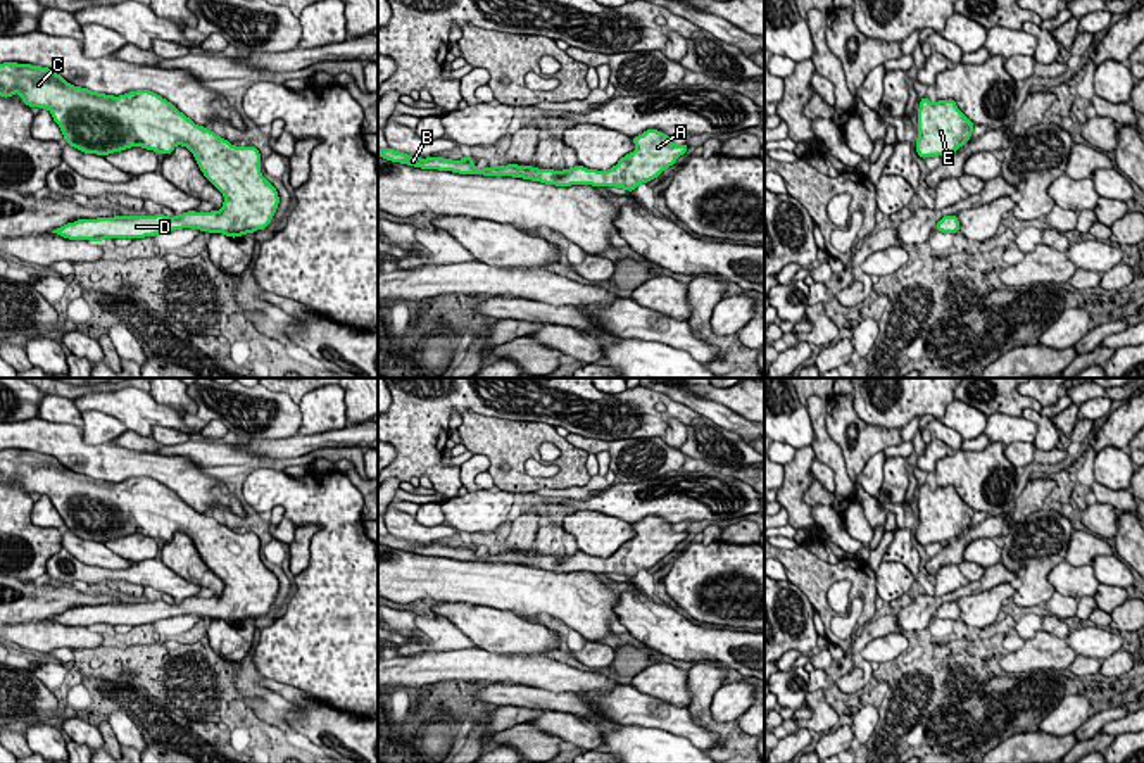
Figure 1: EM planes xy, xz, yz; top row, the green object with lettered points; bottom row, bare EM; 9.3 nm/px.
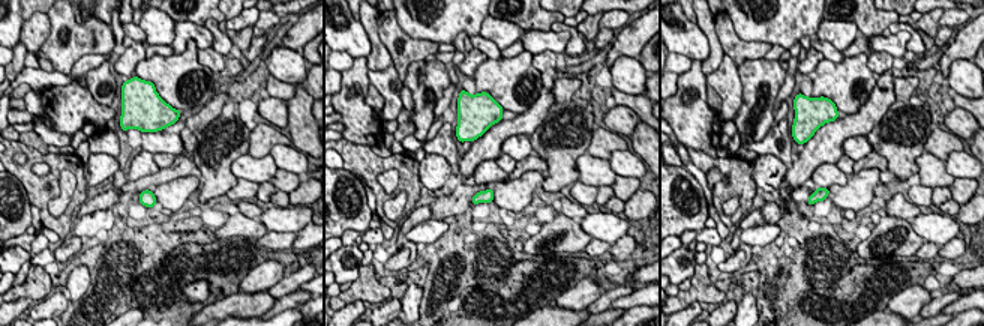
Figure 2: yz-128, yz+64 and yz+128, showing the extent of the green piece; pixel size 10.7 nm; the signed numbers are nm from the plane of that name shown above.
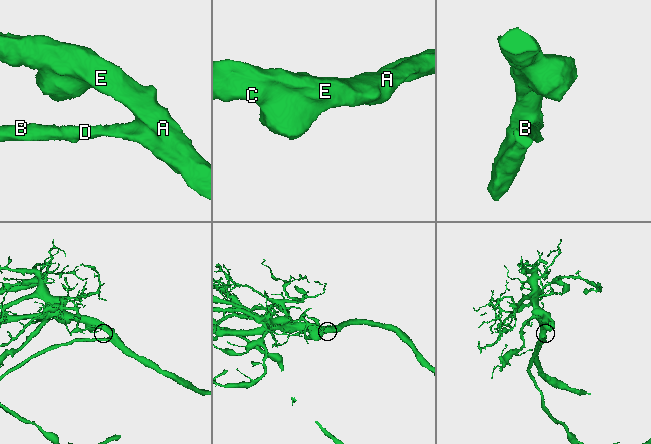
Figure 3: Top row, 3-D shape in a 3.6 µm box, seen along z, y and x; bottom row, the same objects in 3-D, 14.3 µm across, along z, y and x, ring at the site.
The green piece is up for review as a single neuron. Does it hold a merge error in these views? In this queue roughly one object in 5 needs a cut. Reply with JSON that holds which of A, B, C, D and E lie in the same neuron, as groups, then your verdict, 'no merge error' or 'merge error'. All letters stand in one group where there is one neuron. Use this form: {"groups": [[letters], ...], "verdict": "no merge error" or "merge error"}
{"groups": [["A", "B", "C", "D", "E"]], "verdict": "no merge error"}

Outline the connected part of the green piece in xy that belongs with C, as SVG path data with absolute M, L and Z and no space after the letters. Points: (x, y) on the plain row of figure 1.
M3 449L0 483L14 480L28 494L48 495L64 528L85 540L105 544L141 533L169 542L176 532L186 533L204 563L224 582L223 594L211 599L78 606L52 618L62 625L133 627L183 615L236 625L267 615L274 604L280 583L261 561L259 537L231 532L150 476L114 483L74 473L48 454Z

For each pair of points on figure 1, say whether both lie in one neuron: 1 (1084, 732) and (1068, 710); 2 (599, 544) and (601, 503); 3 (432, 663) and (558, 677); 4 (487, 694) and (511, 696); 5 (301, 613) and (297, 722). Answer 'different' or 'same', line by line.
1: different
2: different
3: same
4: same
5: different

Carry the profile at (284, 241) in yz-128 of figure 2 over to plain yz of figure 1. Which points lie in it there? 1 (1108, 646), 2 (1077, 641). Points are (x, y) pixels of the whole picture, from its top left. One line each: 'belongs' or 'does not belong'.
1: does not belong
2: does not belong

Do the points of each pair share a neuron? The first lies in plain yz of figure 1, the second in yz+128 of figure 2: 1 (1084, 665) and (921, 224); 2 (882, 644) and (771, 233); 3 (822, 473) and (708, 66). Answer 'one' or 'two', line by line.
1: two
2: one
3: two

